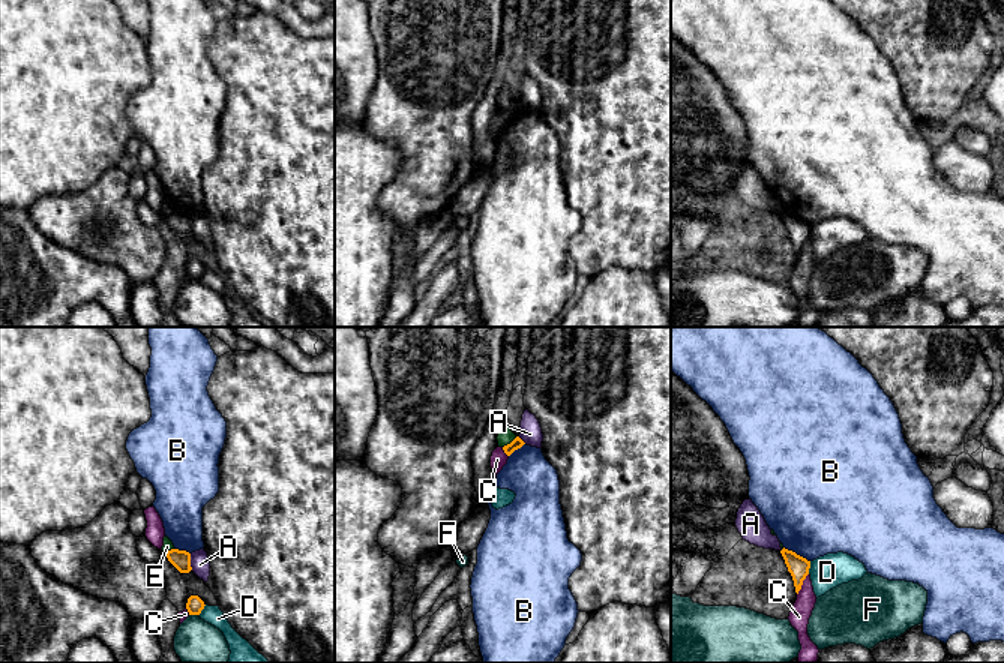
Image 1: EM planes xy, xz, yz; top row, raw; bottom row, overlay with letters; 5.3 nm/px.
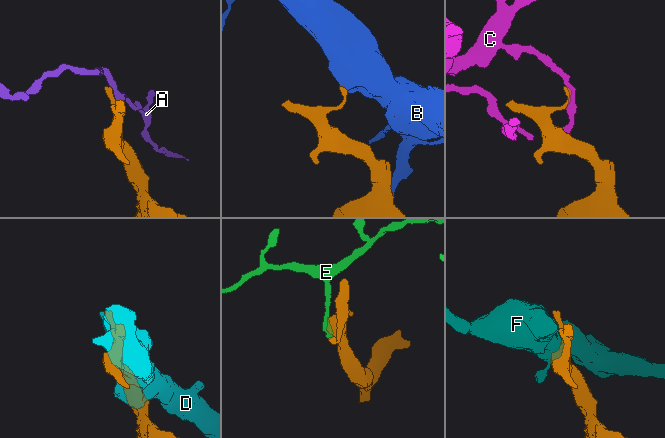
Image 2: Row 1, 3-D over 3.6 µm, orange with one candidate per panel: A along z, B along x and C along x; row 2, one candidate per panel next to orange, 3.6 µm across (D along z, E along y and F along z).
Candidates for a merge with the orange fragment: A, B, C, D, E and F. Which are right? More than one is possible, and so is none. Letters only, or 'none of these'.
none of these

